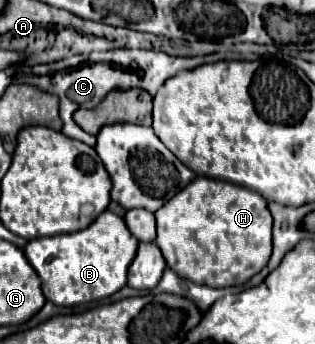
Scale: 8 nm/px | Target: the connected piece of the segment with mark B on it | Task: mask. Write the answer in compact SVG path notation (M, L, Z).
M107 209L83 231L29 241L25 255L41 279L41 289L47 301L73 307L109 297L123 289L127 285L127 269L137 253L137 245L139 241L135 241L125 221Z

